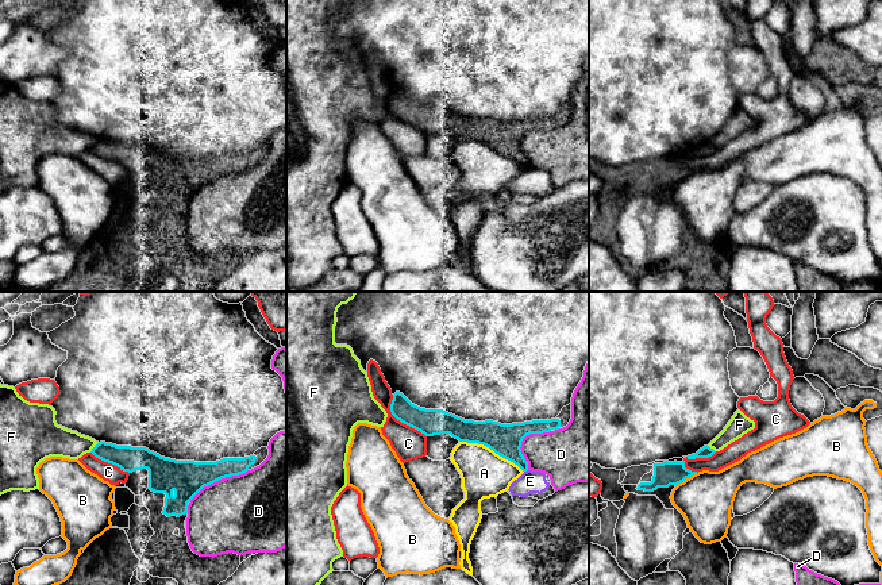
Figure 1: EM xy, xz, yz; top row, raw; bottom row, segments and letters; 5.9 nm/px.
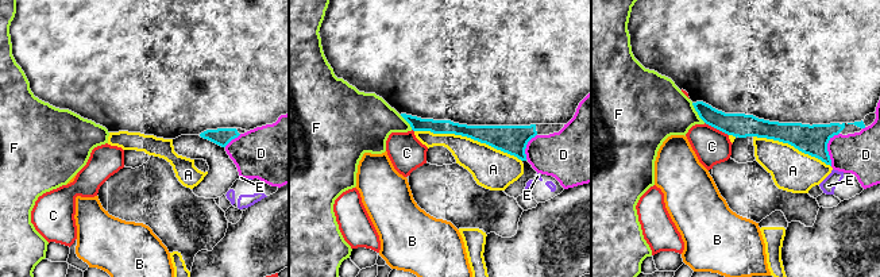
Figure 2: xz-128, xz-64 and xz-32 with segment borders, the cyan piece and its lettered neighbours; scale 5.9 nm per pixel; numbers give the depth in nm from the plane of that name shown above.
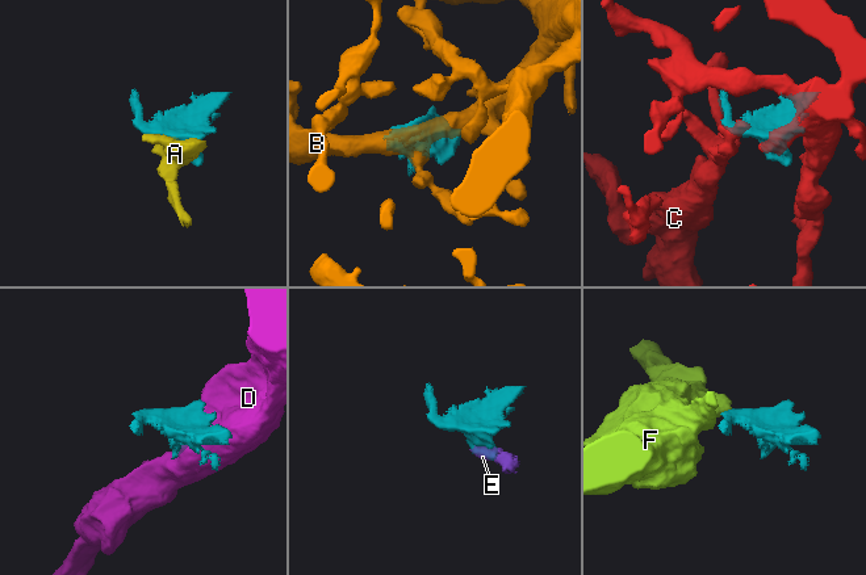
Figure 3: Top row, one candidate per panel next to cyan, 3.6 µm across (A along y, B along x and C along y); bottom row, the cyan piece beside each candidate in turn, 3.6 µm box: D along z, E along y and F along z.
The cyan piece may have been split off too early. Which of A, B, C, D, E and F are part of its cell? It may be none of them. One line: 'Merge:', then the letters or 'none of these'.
Merge: none of these

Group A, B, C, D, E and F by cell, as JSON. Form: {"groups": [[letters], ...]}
{"groups": [["A"], ["B"], ["C"], ["D"], ["E"], ["F"]]}

